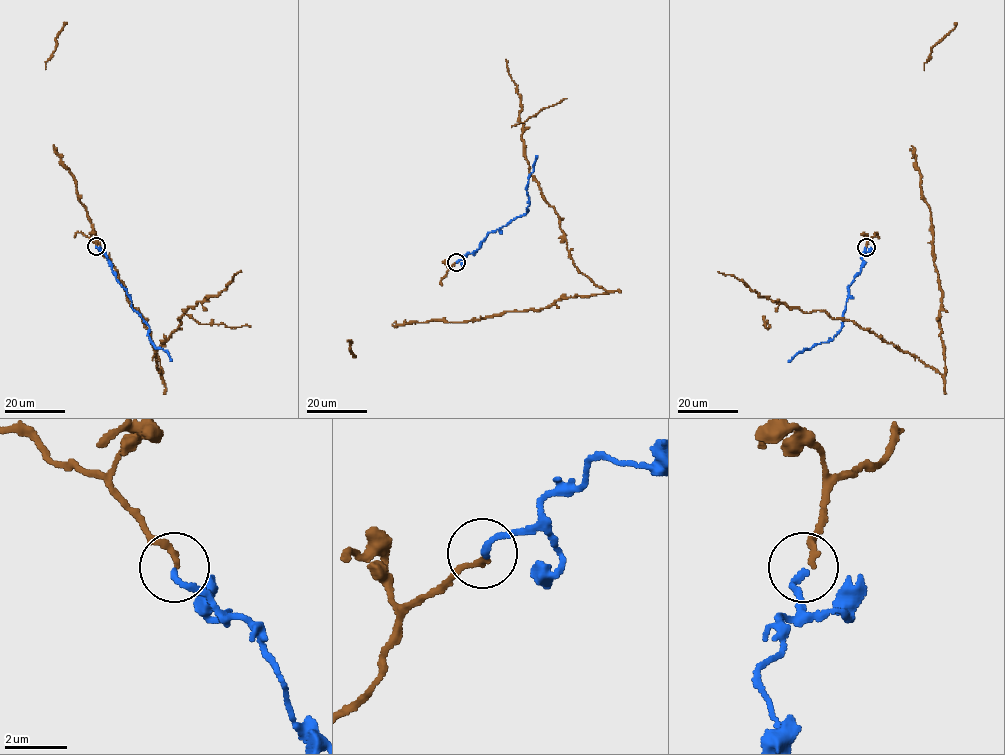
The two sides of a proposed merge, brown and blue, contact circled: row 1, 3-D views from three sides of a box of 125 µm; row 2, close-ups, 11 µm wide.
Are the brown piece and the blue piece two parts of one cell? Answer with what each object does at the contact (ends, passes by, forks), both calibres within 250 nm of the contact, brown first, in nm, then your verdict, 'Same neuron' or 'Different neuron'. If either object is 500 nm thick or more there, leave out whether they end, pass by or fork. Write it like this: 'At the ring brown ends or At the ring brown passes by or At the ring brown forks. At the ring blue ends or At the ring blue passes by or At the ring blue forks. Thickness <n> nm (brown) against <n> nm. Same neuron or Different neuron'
At the ring brown ends. At the ring blue ends. Thickness 190 nm (brown) against 180 nm. Same neuron

